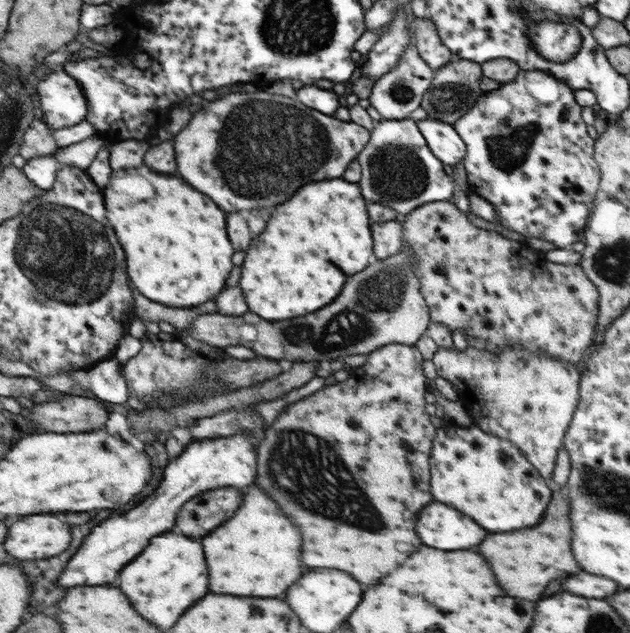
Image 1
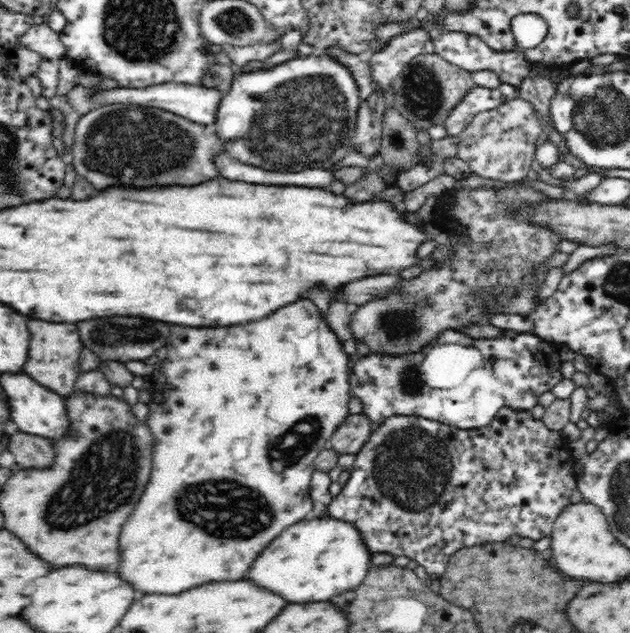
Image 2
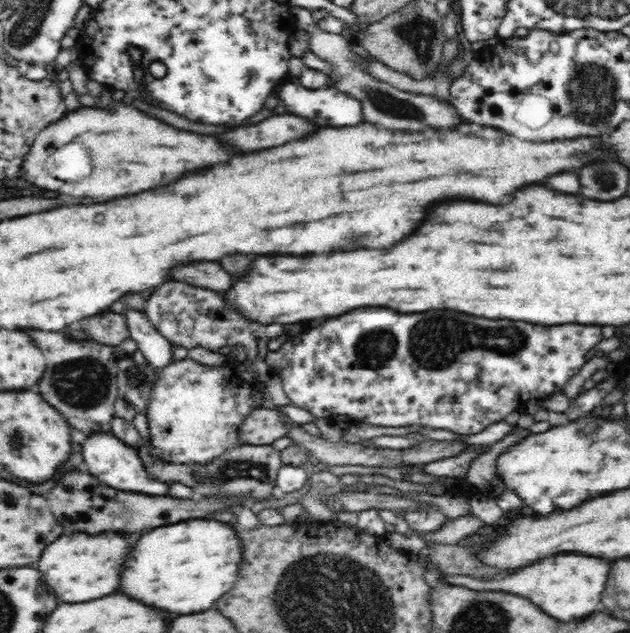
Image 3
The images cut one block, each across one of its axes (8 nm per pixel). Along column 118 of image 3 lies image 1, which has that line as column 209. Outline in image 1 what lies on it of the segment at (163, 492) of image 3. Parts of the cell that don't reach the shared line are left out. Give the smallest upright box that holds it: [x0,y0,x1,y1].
[59,431,256,588]

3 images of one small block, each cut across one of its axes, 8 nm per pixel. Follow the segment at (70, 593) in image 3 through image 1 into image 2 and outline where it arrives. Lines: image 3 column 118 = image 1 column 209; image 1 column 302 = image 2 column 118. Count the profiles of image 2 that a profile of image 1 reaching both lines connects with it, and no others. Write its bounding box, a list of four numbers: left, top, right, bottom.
[118,300,352,594]

